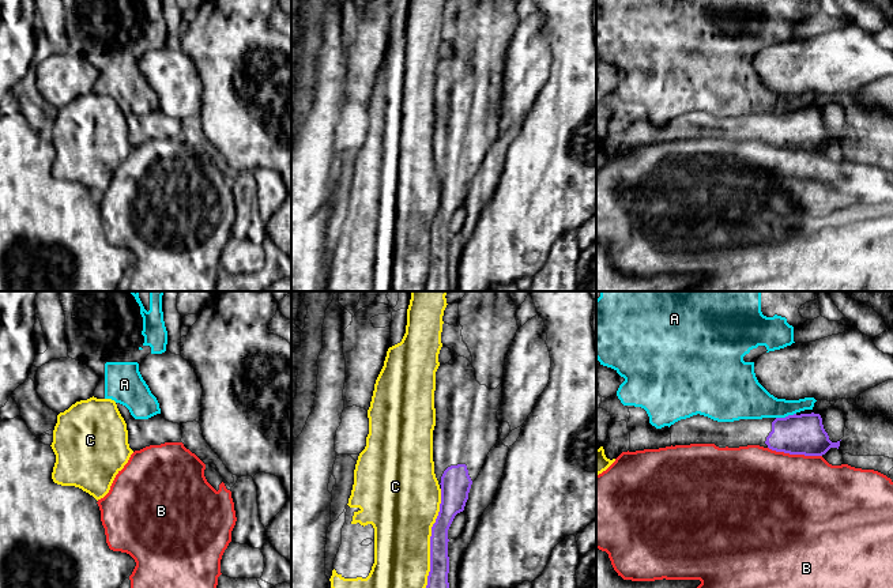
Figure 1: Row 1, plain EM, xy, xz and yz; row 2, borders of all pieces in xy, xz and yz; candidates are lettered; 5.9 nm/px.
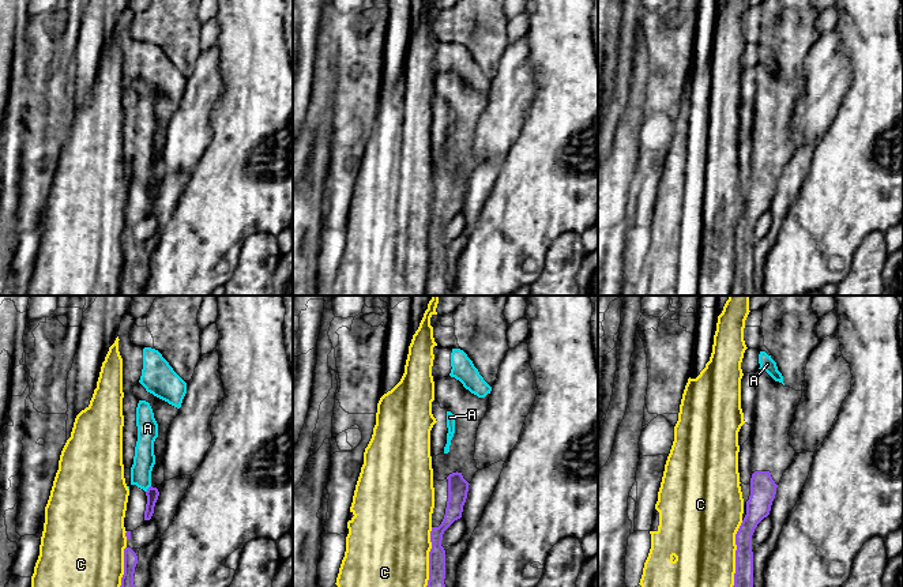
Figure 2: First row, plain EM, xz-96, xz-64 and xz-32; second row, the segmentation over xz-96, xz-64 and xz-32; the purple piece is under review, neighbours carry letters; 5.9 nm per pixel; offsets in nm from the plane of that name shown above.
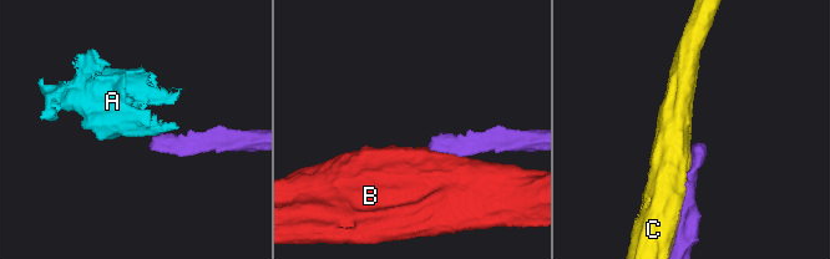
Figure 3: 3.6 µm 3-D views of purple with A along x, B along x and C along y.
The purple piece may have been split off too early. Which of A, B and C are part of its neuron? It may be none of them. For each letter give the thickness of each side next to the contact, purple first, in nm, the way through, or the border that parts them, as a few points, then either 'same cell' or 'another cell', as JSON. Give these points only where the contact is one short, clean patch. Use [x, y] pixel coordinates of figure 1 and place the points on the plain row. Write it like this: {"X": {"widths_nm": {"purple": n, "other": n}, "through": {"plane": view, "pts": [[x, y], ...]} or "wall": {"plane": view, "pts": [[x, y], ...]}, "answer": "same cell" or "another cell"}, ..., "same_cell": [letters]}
{"A": {"widths_nm": {"purple": 240, "other": 240}, "wall": {"plane": "yz", "pts": [[795, 108], [776, 113]]}, "answer": "another cell"}, "B": {"widths_nm": {"purple": 240, "other": 500}, "wall": {"plane": "yz", "pts": [[768, 142], [790, 149], [821, 151]]}, "answer": "another cell"}, "C": {"widths_nm": {"purple": 130, "other": 400}, "answer": "another cell"}, "same_cell": []}

